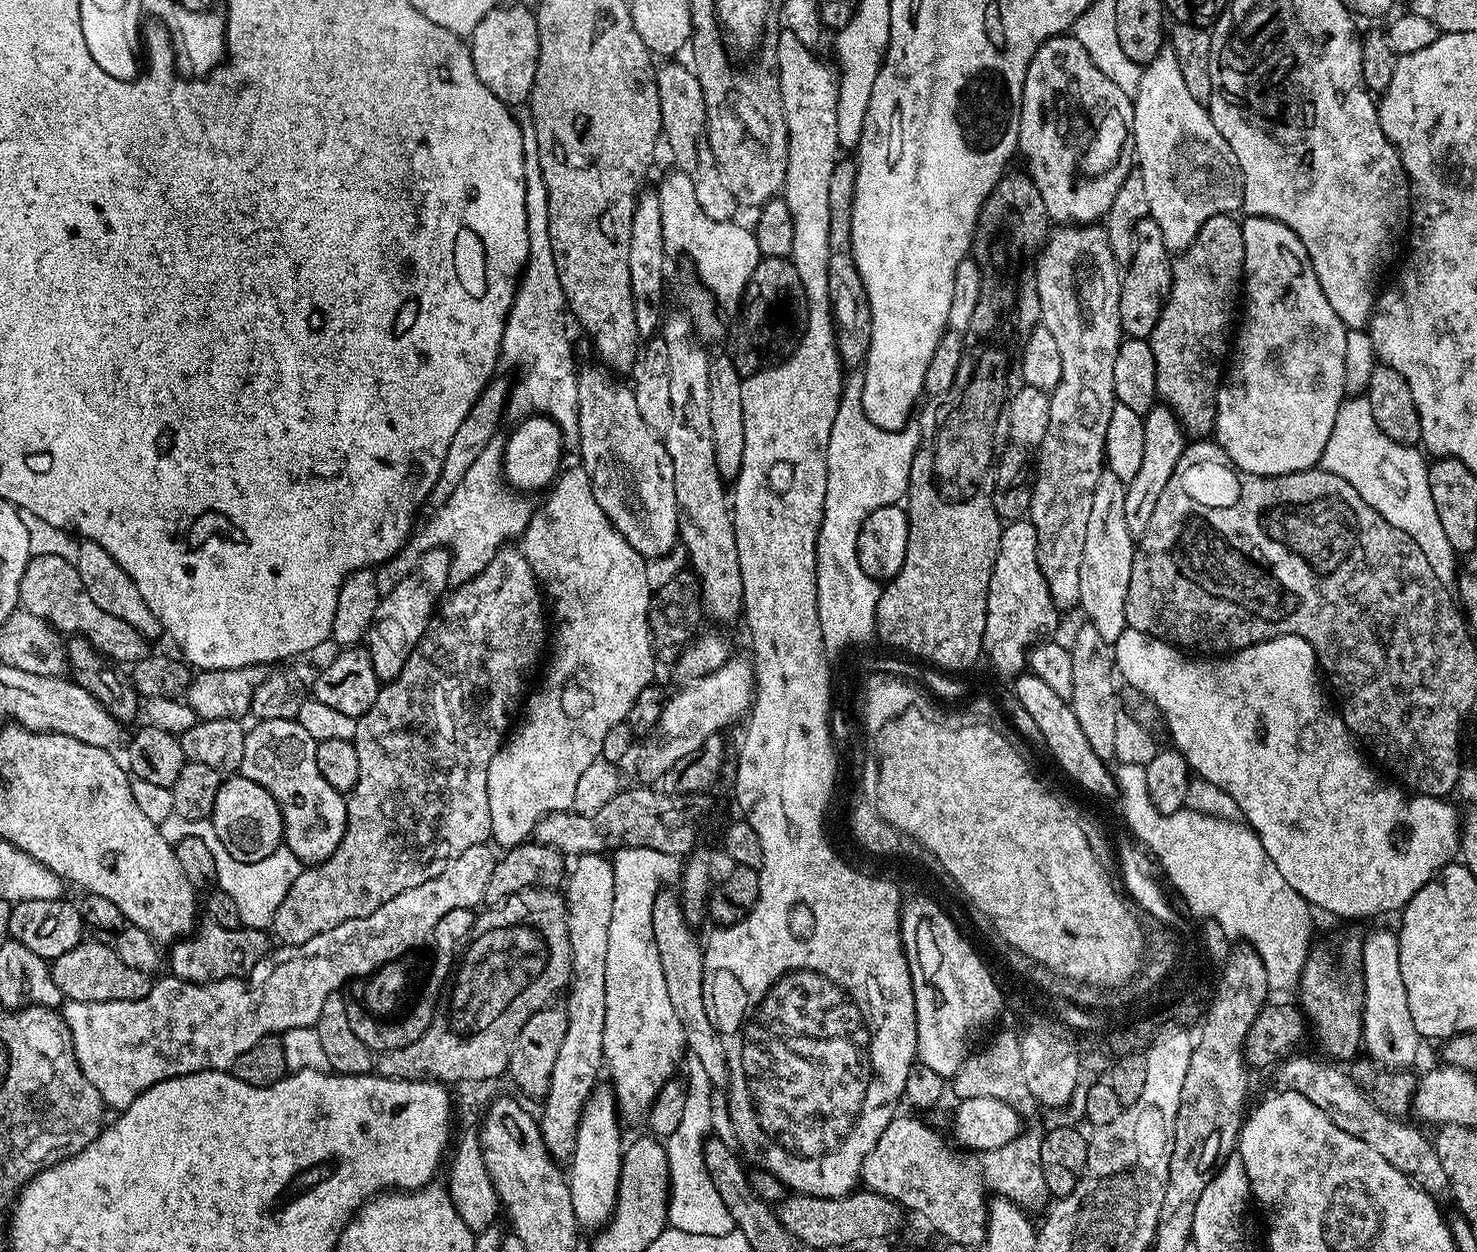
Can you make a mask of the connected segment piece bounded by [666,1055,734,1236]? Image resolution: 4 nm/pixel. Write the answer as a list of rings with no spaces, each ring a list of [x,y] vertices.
[[[689,1055],[686,1060],[686,1068],[688,1064],[688,1089],[684,1092],[684,1105],[680,1108],[680,1121],[676,1124],[676,1129],[669,1134],[668,1140],[666,1139],[666,1147],[668,1150],[668,1187],[670,1189],[670,1195],[668,1197],[668,1223],[671,1227],[678,1230],[686,1230],[686,1234],[710,1234],[711,1236],[721,1236],[722,1234],[730,1234],[734,1231],[734,1225],[730,1218],[730,1210],[726,1210],[726,1202],[722,1202],[722,1194],[718,1194],[718,1190],[714,1190],[714,1182],[710,1178],[710,1174],[706,1168],[706,1162],[704,1161],[704,1141],[709,1139],[712,1132],[711,1124],[711,1094],[714,1091],[710,1077],[706,1074],[705,1067],[702,1066],[701,1059],[697,1056]]]

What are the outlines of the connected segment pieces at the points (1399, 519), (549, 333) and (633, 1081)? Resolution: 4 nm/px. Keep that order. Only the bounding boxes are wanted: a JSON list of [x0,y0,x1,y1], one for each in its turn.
[[1319,394,1458,585],[500,154,579,446],[602,848,686,1117]]

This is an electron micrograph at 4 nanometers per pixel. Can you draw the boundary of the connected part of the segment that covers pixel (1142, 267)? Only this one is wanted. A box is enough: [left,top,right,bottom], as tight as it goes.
[1118,218,1173,340]

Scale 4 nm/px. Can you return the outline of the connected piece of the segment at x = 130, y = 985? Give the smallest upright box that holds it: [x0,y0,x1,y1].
[51,939,154,1002]

